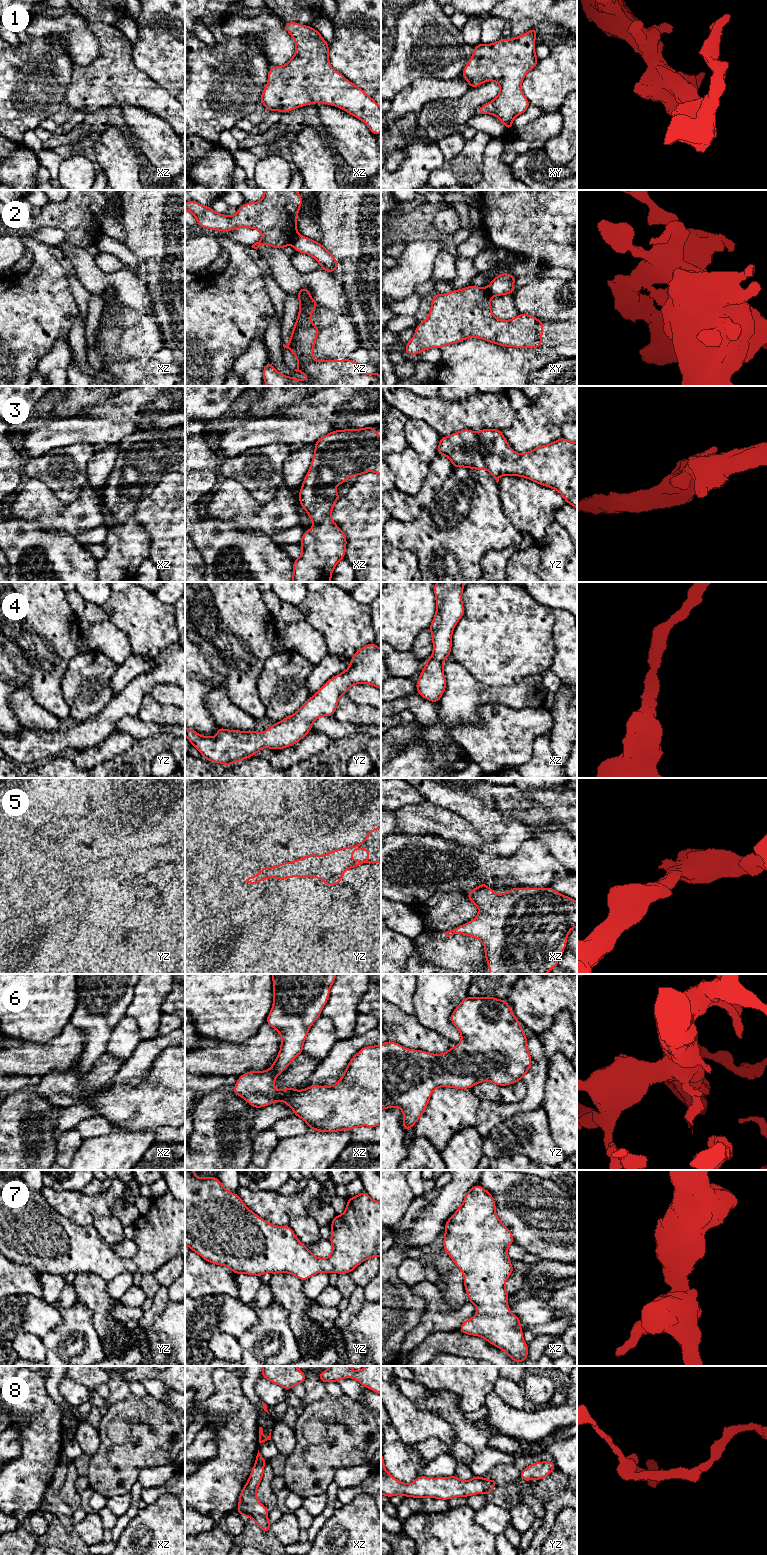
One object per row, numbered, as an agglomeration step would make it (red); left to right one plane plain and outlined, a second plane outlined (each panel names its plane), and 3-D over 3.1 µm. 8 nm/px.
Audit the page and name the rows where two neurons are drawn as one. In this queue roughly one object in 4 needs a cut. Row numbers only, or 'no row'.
2

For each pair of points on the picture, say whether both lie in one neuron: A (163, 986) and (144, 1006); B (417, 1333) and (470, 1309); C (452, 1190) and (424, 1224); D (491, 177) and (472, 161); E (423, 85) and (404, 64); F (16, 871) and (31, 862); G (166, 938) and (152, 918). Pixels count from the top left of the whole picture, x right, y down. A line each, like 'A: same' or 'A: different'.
A: same
B: same
C: same
D: different
E: different
F: different
G: same

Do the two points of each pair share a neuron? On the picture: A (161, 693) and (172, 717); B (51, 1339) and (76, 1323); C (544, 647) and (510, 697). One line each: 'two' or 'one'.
A: two
B: one
C: two

